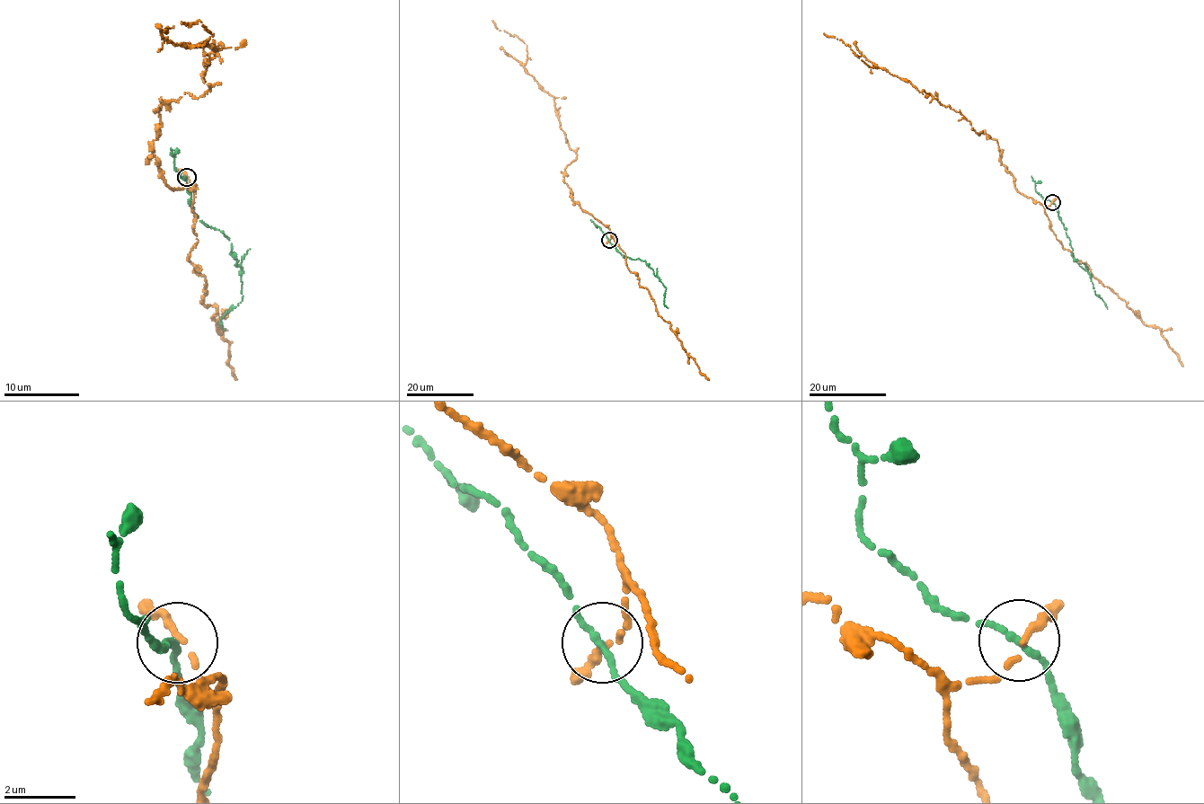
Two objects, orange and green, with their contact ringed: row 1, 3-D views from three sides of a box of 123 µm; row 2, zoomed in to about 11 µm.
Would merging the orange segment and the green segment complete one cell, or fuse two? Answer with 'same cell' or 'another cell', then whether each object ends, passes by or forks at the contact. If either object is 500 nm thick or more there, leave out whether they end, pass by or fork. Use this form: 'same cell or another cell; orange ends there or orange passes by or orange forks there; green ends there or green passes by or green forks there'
same cell; orange passes by; green passes by

